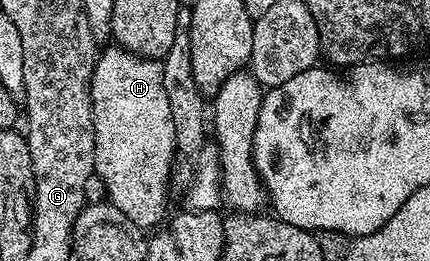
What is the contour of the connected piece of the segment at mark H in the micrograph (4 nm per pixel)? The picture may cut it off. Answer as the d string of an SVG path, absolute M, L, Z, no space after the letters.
M110 45L97 56L93 70L93 80L89 86L89 96L93 99L93 128L95 129L96 178L101 178L105 186L108 202L127 213L135 225L143 229L153 229L165 215L165 202L171 192L173 157L175 145L175 121L171 115L171 105L167 103L167 89L163 89L163 69L155 59L144 59L124 47Z

